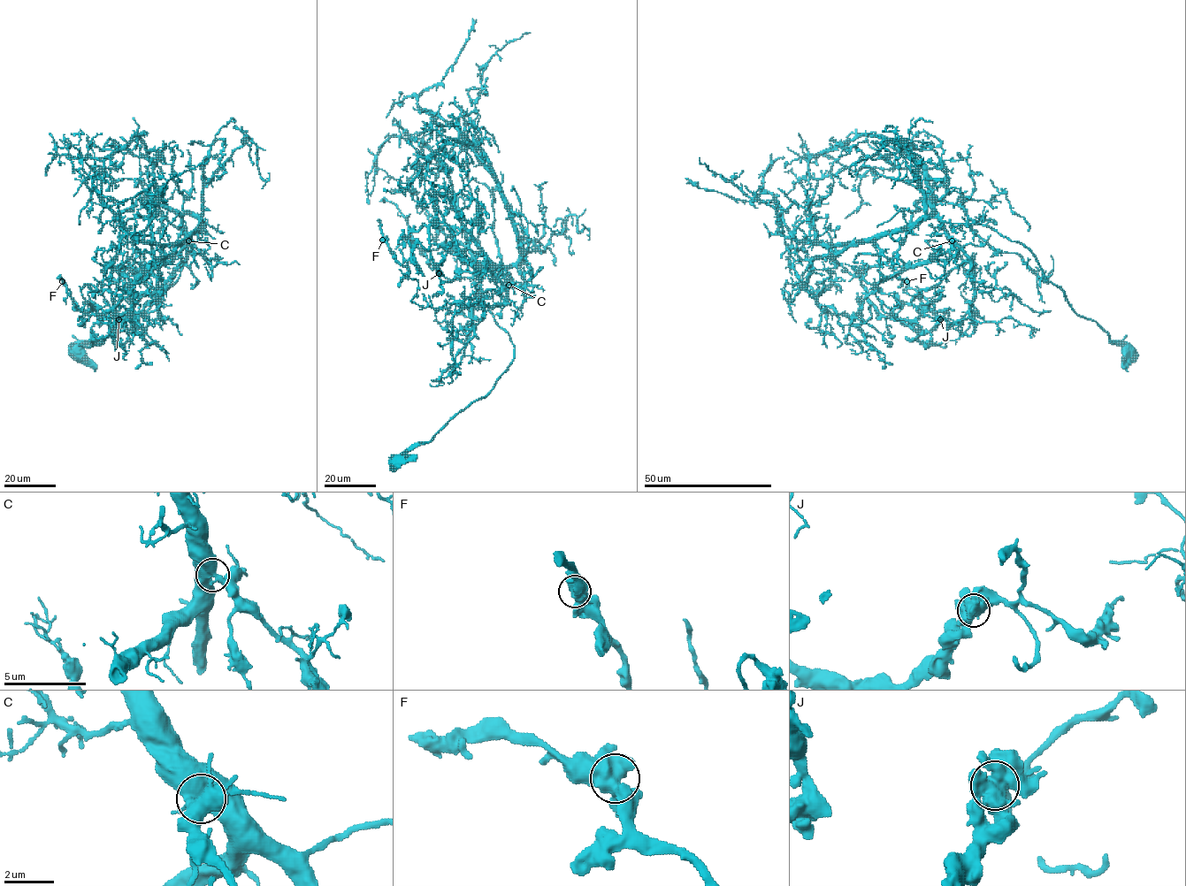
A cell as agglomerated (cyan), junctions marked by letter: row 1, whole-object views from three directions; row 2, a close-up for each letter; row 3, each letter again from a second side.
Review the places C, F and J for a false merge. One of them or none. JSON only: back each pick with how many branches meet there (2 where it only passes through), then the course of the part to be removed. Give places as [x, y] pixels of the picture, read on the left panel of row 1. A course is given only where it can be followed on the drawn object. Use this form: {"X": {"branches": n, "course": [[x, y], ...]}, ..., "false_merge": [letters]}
{"false_merge": []}

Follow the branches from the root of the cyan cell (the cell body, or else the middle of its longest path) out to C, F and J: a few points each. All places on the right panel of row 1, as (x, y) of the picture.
C: (1130, 354), (1074, 310), (1028, 248), (970, 219), (960, 207), (936, 201), (933, 212), (952, 240)
F: (1130, 354), (1028, 248), (930, 192), (893, 258), (861, 278), (884, 316), (899, 301), (932, 310), (906, 281)
J: (1130, 354), (1074, 310), (1028, 248), (929, 192), (893, 258), (861, 284), (884, 316), (928, 331), (940, 319)

